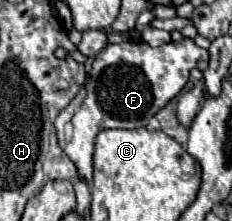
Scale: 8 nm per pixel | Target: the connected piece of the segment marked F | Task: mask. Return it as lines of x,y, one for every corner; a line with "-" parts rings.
191,38
159,48
151,48
147,42
121,42
99,52
87,82
55,120
59,146
75,162
79,176
87,182
93,178
95,136
101,130
147,126
151,116
183,90
189,80
189,70
207,68
207,64
209,52
199,48

